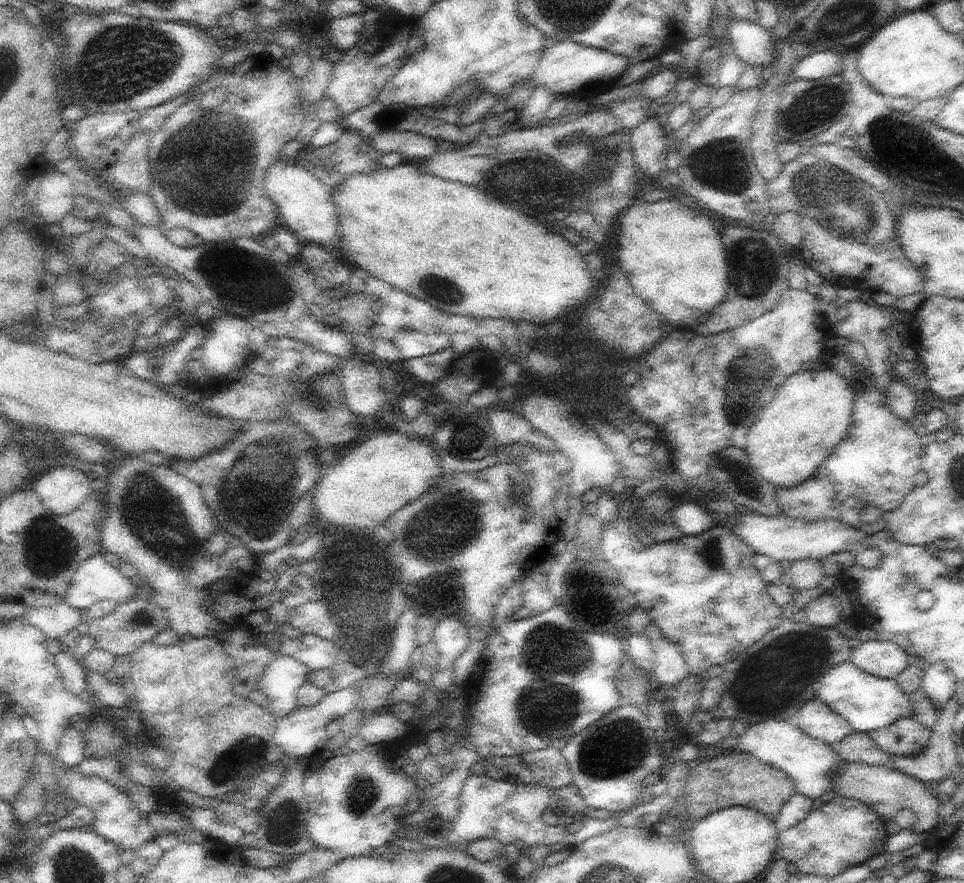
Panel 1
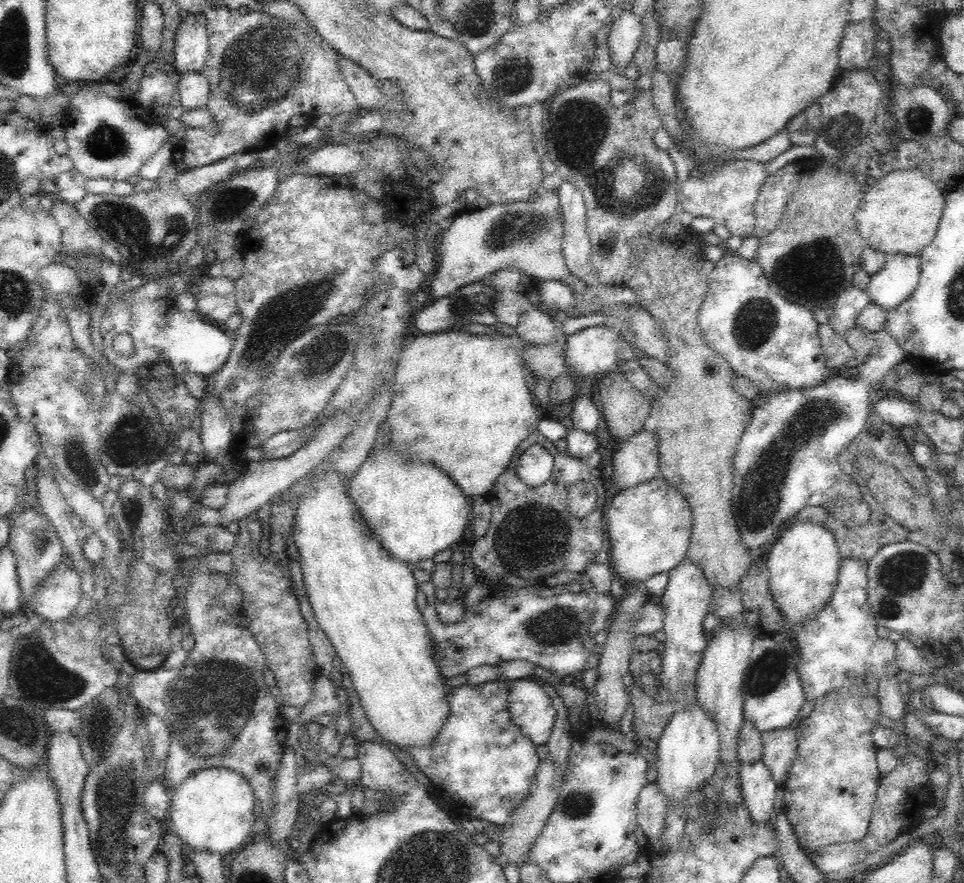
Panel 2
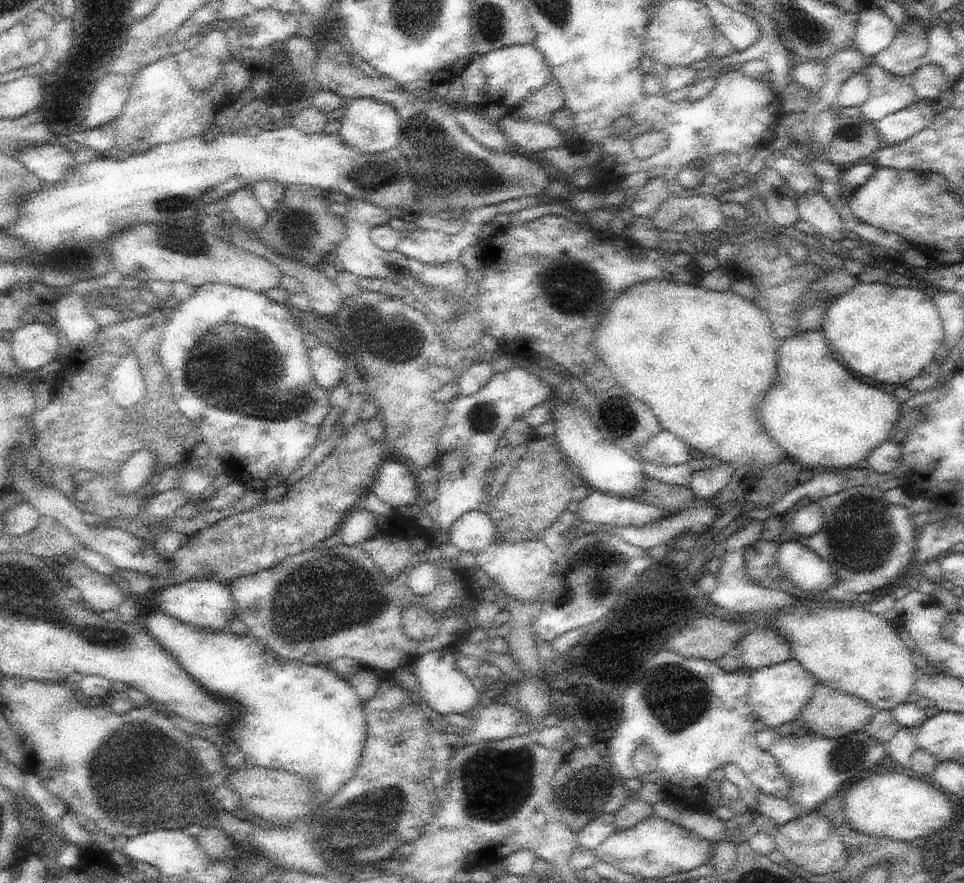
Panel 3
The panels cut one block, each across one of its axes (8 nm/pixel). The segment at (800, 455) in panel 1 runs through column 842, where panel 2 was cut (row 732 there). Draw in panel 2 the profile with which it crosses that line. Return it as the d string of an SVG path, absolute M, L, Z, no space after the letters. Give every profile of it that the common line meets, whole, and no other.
M328 472L314 480L310 490L300 500L294 522L294 544L300 552L304 586L312 604L320 630L326 632L336 656L342 660L344 672L350 676L354 690L360 696L362 708L388 746L400 750L428 748L444 730L450 716L446 678L436 664L436 648L428 634L422 612L416 606L420 584L414 580L414 568L394 560L374 538L370 538L362 518L356 514L346 492L346 482L338 474Z

